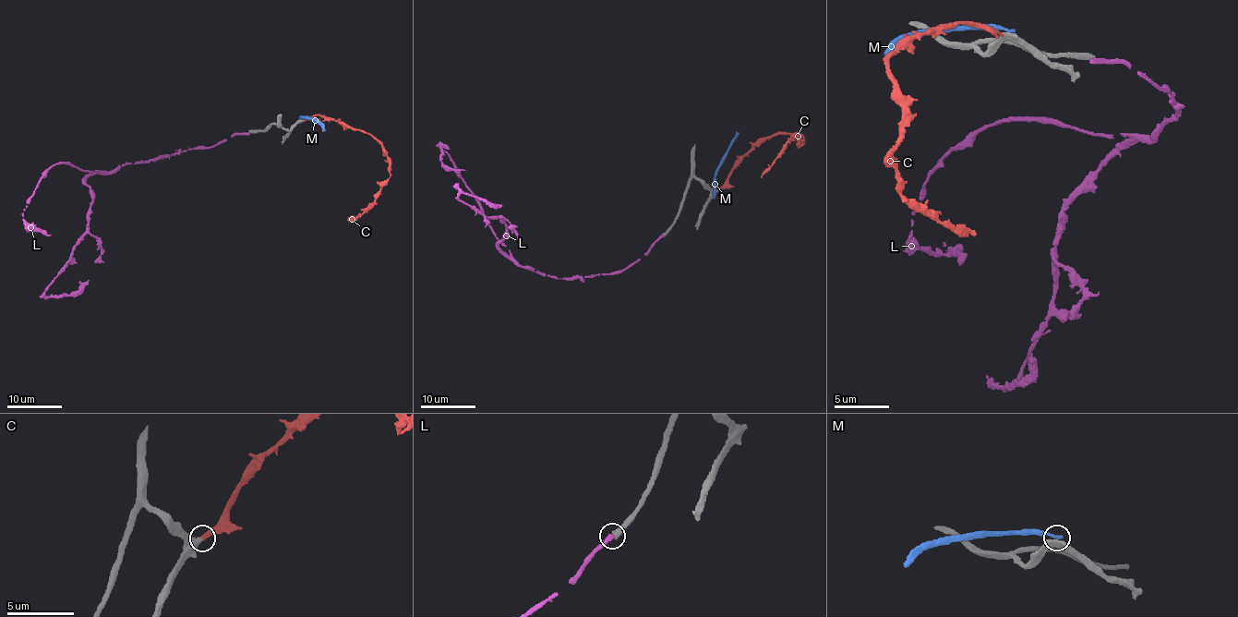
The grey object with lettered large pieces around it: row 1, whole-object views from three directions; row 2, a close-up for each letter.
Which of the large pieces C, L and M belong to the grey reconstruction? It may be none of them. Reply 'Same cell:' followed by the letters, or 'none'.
Same cell: C

